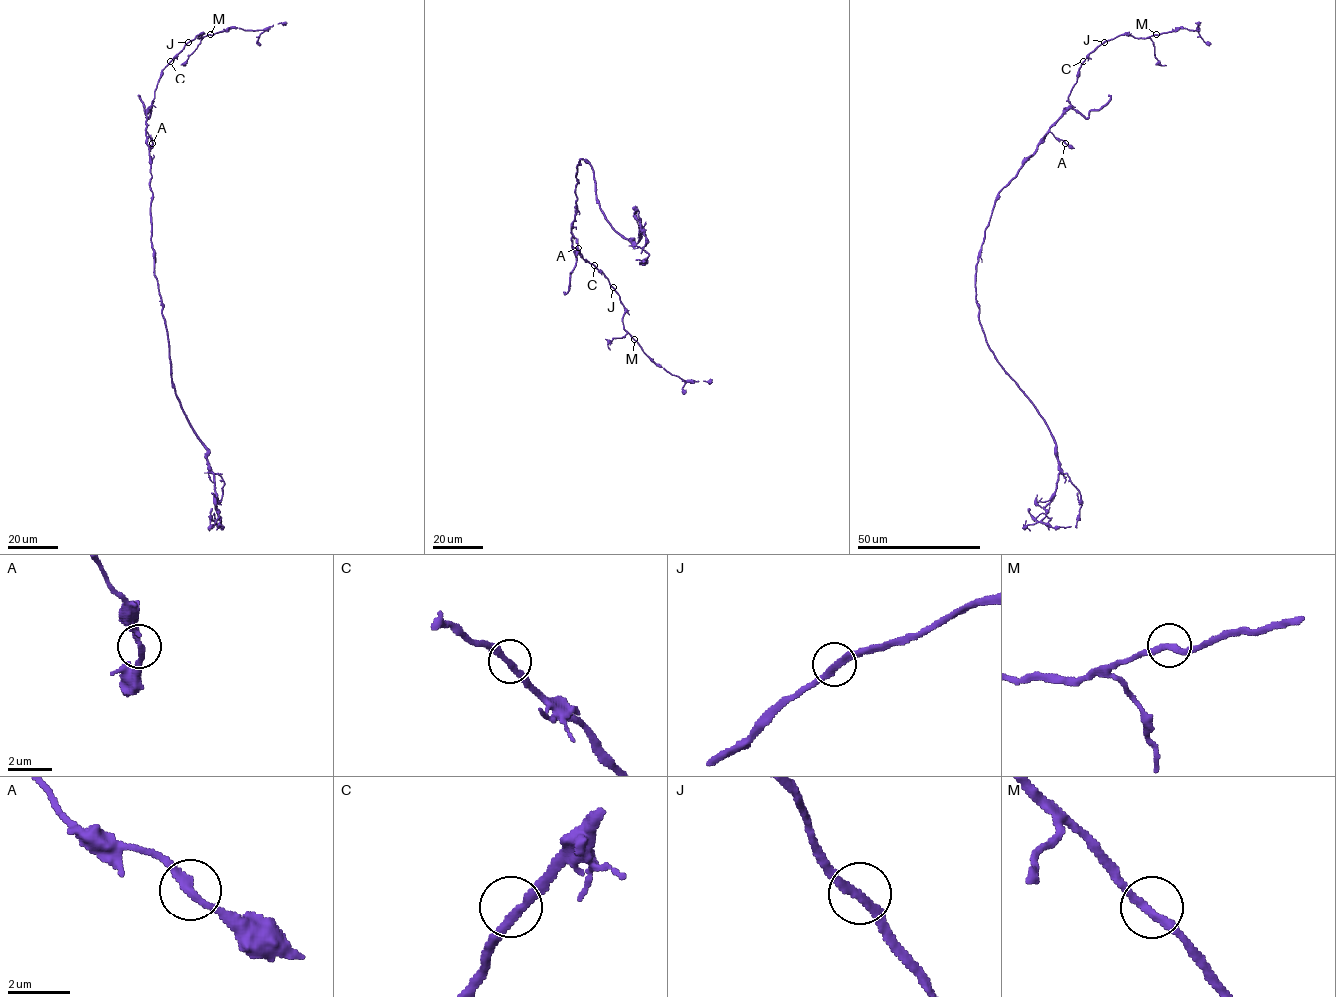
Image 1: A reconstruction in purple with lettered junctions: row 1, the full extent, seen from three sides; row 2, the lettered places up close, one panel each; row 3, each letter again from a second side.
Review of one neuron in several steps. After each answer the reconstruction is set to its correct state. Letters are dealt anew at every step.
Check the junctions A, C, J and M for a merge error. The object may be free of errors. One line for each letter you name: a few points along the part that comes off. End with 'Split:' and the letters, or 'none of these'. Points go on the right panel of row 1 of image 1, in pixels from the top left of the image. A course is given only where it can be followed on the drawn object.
Split: none of these

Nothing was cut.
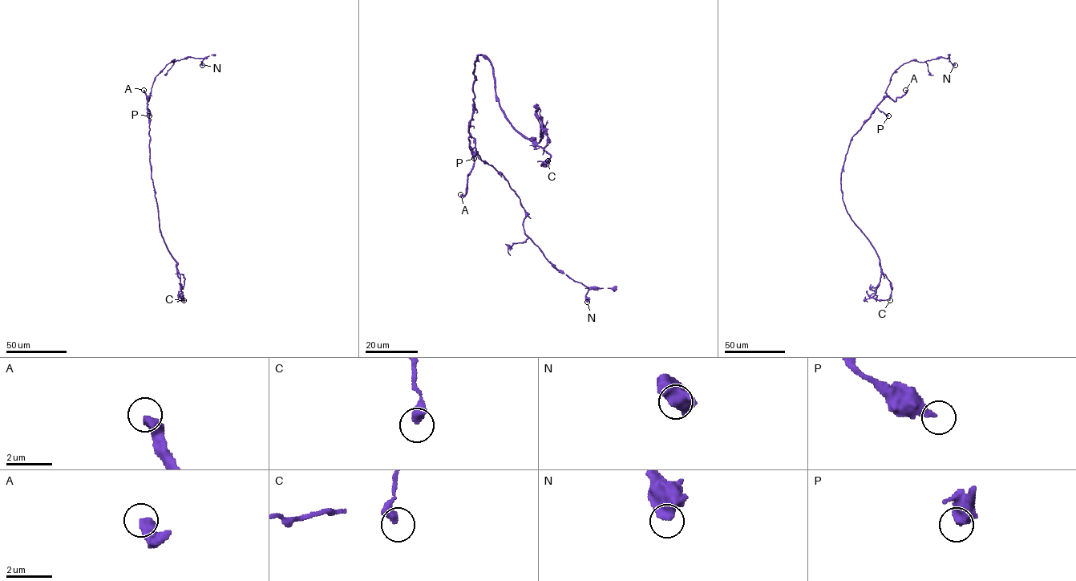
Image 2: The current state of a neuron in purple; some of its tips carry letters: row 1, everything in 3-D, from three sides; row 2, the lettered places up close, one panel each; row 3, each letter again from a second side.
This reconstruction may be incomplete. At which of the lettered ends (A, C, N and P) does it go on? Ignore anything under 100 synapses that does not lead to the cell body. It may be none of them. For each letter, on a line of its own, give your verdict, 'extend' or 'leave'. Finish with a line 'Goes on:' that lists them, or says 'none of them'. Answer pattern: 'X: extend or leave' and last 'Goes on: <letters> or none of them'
A: extend
C: leave
N: leave
P: leave
Goes on: A

